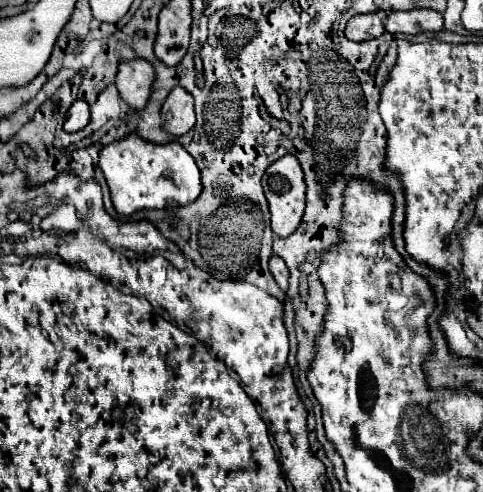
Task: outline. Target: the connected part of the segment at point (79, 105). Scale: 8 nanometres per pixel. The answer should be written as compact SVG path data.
M74 101L72 107L68 109L68 115L66 115L66 121L64 121L64 131L68 133L76 133L80 129L84 129L90 121L90 109L88 109L88 103L86 101Z

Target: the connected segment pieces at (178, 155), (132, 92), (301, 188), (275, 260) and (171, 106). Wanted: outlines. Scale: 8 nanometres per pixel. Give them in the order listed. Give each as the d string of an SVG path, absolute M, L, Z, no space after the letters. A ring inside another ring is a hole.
M132 133L124 141L116 141L102 149L98 161L110 187L112 203L118 215L134 215L142 209L164 209L170 203L190 205L202 193L202 175L196 161L178 143L154 145Z
M134 59L130 63L120 63L118 65L118 75L116 75L116 89L128 105L134 109L144 109L152 91L152 65L144 59Z
M284 155L282 159L274 161L262 177L262 187L270 205L272 231L278 237L288 237L292 231L298 229L304 215L304 205L306 205L306 181L304 181L304 171L298 159L294 155Z
M272 255L270 257L270 271L272 271L276 283L280 285L280 289L286 291L288 289L288 277L290 277L290 273L288 273L288 267L286 267L284 259L280 259L278 255Z
M174 87L162 105L160 117L162 117L162 129L172 137L188 133L196 121L192 95L182 87Z

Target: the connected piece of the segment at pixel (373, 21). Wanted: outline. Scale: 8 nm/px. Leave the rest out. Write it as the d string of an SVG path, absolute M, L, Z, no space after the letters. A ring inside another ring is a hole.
M376 11L376 13L366 13L366 15L356 15L348 21L346 25L346 39L350 41L370 41L374 37L380 37L384 29L384 17L386 11Z

